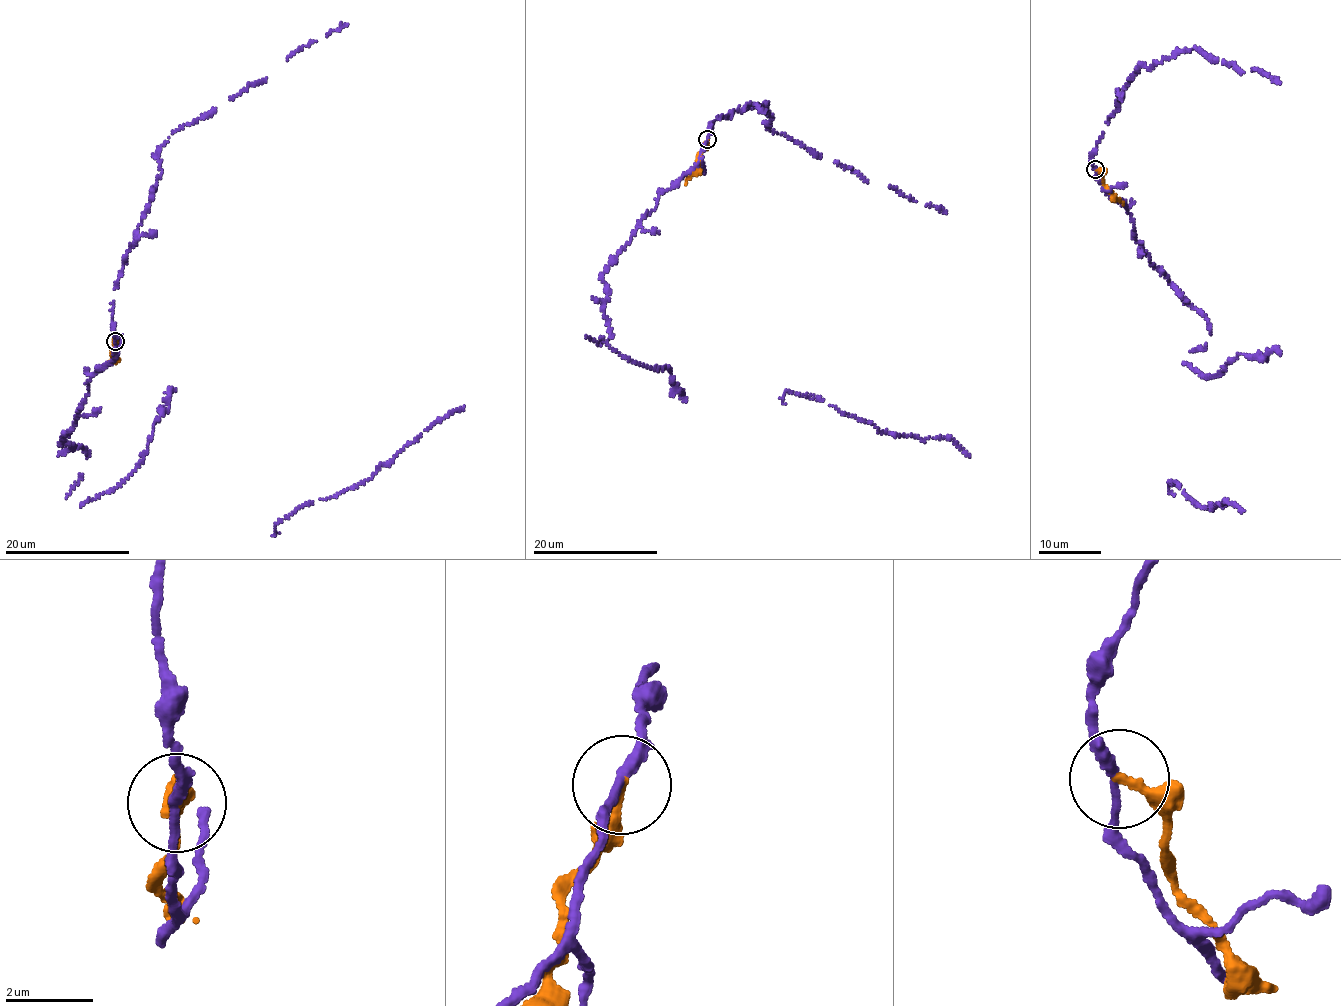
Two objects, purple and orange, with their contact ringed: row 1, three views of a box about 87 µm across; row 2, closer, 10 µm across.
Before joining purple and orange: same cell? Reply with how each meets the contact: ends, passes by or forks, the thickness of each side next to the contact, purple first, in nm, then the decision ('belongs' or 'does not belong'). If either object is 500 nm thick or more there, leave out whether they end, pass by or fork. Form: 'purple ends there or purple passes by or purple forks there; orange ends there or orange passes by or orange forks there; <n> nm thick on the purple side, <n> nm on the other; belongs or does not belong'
purple passes by; orange ends there; 200 nm thick on the purple side, 200 nm on the other; does not belong

